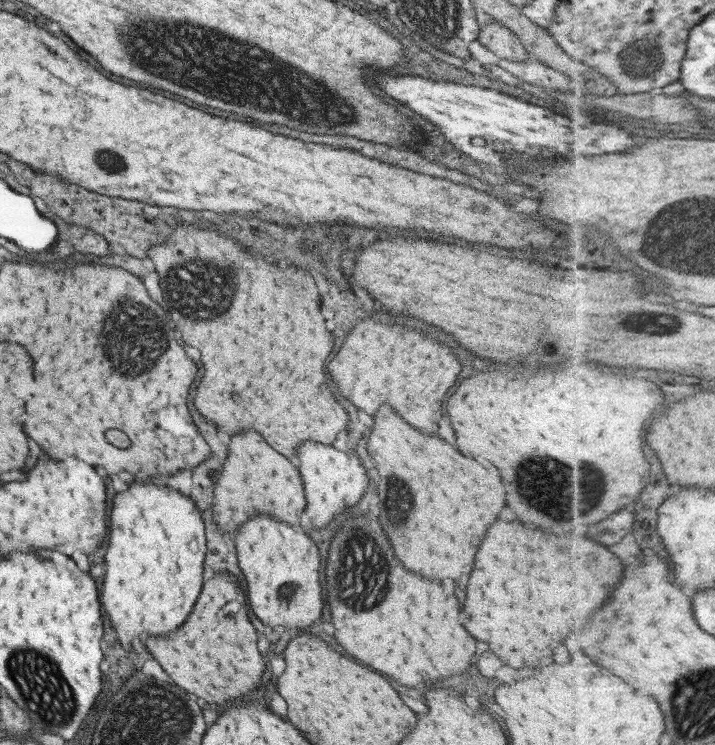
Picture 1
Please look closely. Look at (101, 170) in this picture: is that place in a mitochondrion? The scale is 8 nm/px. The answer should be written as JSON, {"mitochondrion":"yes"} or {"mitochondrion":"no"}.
{"mitochondrion":"yes"}

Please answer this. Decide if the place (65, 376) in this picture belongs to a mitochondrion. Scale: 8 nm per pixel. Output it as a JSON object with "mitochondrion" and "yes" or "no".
{"mitochondrion":"no"}

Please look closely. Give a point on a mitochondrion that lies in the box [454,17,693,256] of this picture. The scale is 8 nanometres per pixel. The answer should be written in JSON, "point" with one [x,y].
{"point":[648,56]}

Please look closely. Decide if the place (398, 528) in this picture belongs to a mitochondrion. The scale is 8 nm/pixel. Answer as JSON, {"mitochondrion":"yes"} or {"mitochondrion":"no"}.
{"mitochondrion":"yes"}

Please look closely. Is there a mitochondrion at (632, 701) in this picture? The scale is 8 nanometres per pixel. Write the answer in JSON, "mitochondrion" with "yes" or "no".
{"mitochondrion":"no"}

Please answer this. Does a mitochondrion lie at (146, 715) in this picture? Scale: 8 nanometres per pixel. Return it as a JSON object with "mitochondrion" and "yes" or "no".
{"mitochondrion":"yes"}

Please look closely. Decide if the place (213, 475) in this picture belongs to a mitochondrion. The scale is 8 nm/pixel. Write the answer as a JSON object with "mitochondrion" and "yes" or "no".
{"mitochondrion":"no"}

